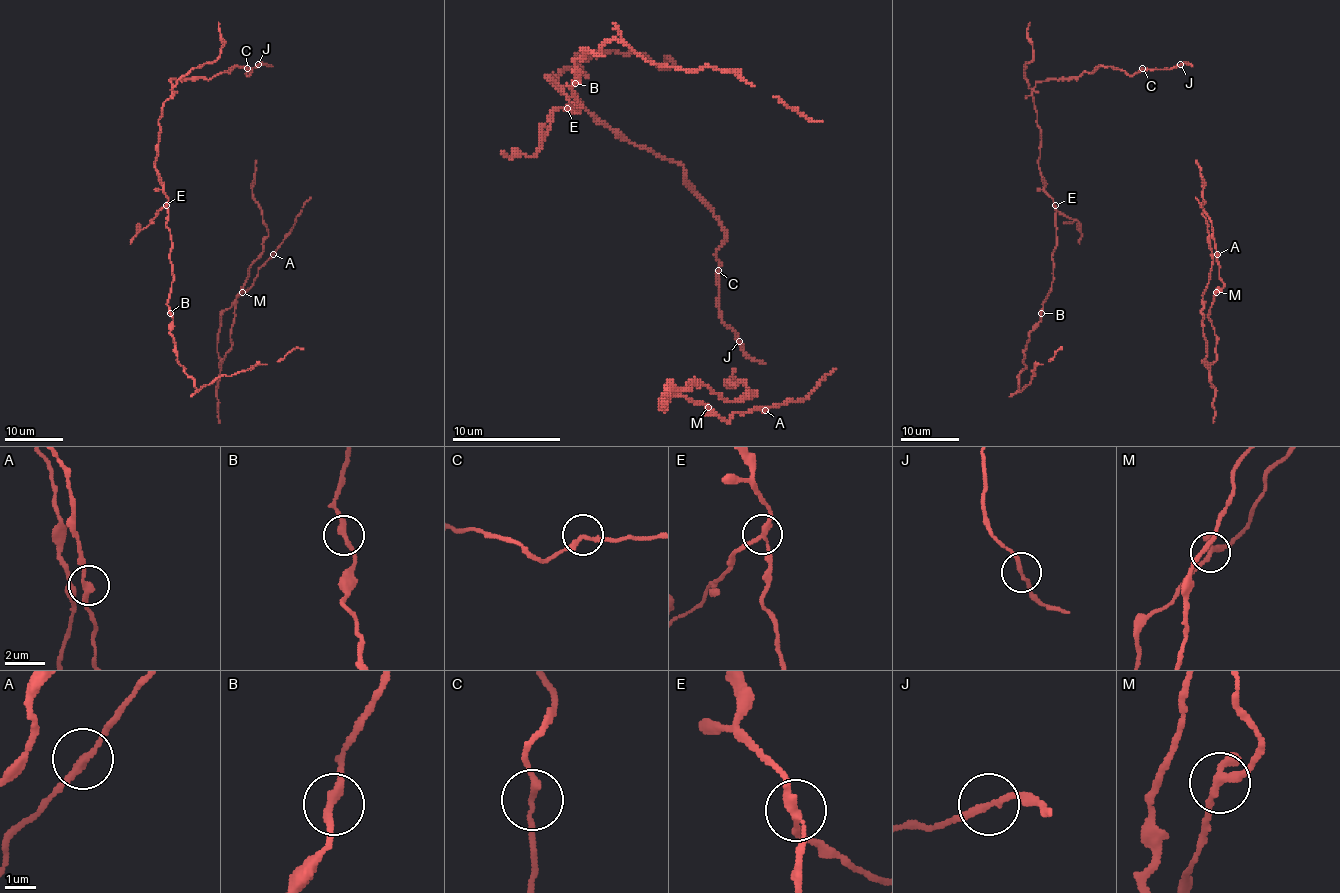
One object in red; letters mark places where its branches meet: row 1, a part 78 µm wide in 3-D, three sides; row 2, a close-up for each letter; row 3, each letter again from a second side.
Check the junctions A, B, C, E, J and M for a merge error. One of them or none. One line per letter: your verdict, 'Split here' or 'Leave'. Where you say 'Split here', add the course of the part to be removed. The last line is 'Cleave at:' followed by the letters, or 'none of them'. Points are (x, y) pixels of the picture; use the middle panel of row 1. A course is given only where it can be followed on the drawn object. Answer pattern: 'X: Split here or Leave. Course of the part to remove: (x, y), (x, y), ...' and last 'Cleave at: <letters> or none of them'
A: Leave
B: Leave
C: Leave
E: Split here. Course of the part to remove: (566, 108), (553, 113), (542, 146), (531, 157), (501, 154)
J: Leave
M: Leave
Cleave at: E

